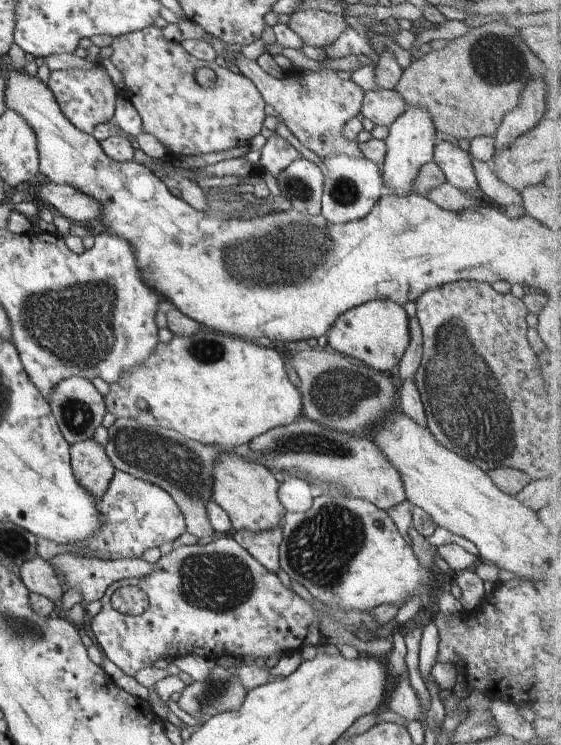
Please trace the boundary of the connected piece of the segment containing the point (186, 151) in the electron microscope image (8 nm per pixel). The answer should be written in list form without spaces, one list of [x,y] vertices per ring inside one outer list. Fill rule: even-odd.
[[[155,25],[148,26],[140,31],[114,37],[110,47],[113,50],[110,60],[124,78],[124,89],[122,92],[126,98],[132,102],[132,106],[136,108],[138,114],[140,114],[141,120],[143,122],[143,133],[152,134],[152,136],[154,136],[169,151],[172,157],[200,156],[201,154],[212,154],[212,152],[224,152],[224,150],[230,150],[230,148],[237,148],[240,145],[245,145],[250,138],[261,134],[266,117],[264,108],[266,108],[267,104],[264,102],[264,100],[262,100],[262,96],[260,96],[260,92],[256,90],[256,86],[252,84],[248,77],[243,76],[242,73],[234,74],[234,72],[231,72],[226,68],[222,68],[222,66],[218,66],[215,61],[202,61],[194,56],[191,56],[188,54],[188,52],[186,52],[186,50],[184,50],[180,43],[167,40],[164,37],[163,29],[158,28],[158,26]],[[204,67],[211,67],[214,73],[216,73],[216,82],[214,82],[214,86],[210,86],[210,88],[206,88],[206,86],[200,86],[200,84],[196,82],[196,70],[198,70],[198,68]]]

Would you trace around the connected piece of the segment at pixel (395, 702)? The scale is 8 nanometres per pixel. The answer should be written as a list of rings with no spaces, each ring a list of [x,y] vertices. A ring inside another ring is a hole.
[[[408,673],[399,676],[398,684],[390,687],[392,694],[388,698],[388,709],[400,714],[408,721],[420,720],[423,707],[416,692],[409,684]]]

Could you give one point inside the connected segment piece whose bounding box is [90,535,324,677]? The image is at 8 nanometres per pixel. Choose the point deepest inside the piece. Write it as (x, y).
(213, 600)

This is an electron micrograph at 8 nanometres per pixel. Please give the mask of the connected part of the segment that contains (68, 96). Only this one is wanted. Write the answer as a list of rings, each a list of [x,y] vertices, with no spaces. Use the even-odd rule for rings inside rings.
[[[96,65],[92,70],[62,69],[51,72],[47,84],[64,116],[81,132],[92,135],[94,128],[101,123],[109,123],[114,116],[114,104],[118,90],[114,88],[104,67]]]

